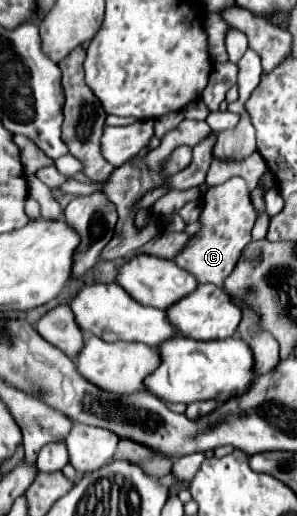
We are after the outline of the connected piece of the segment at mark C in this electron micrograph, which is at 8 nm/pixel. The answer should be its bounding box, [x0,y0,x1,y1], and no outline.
[174,177,254,289]

